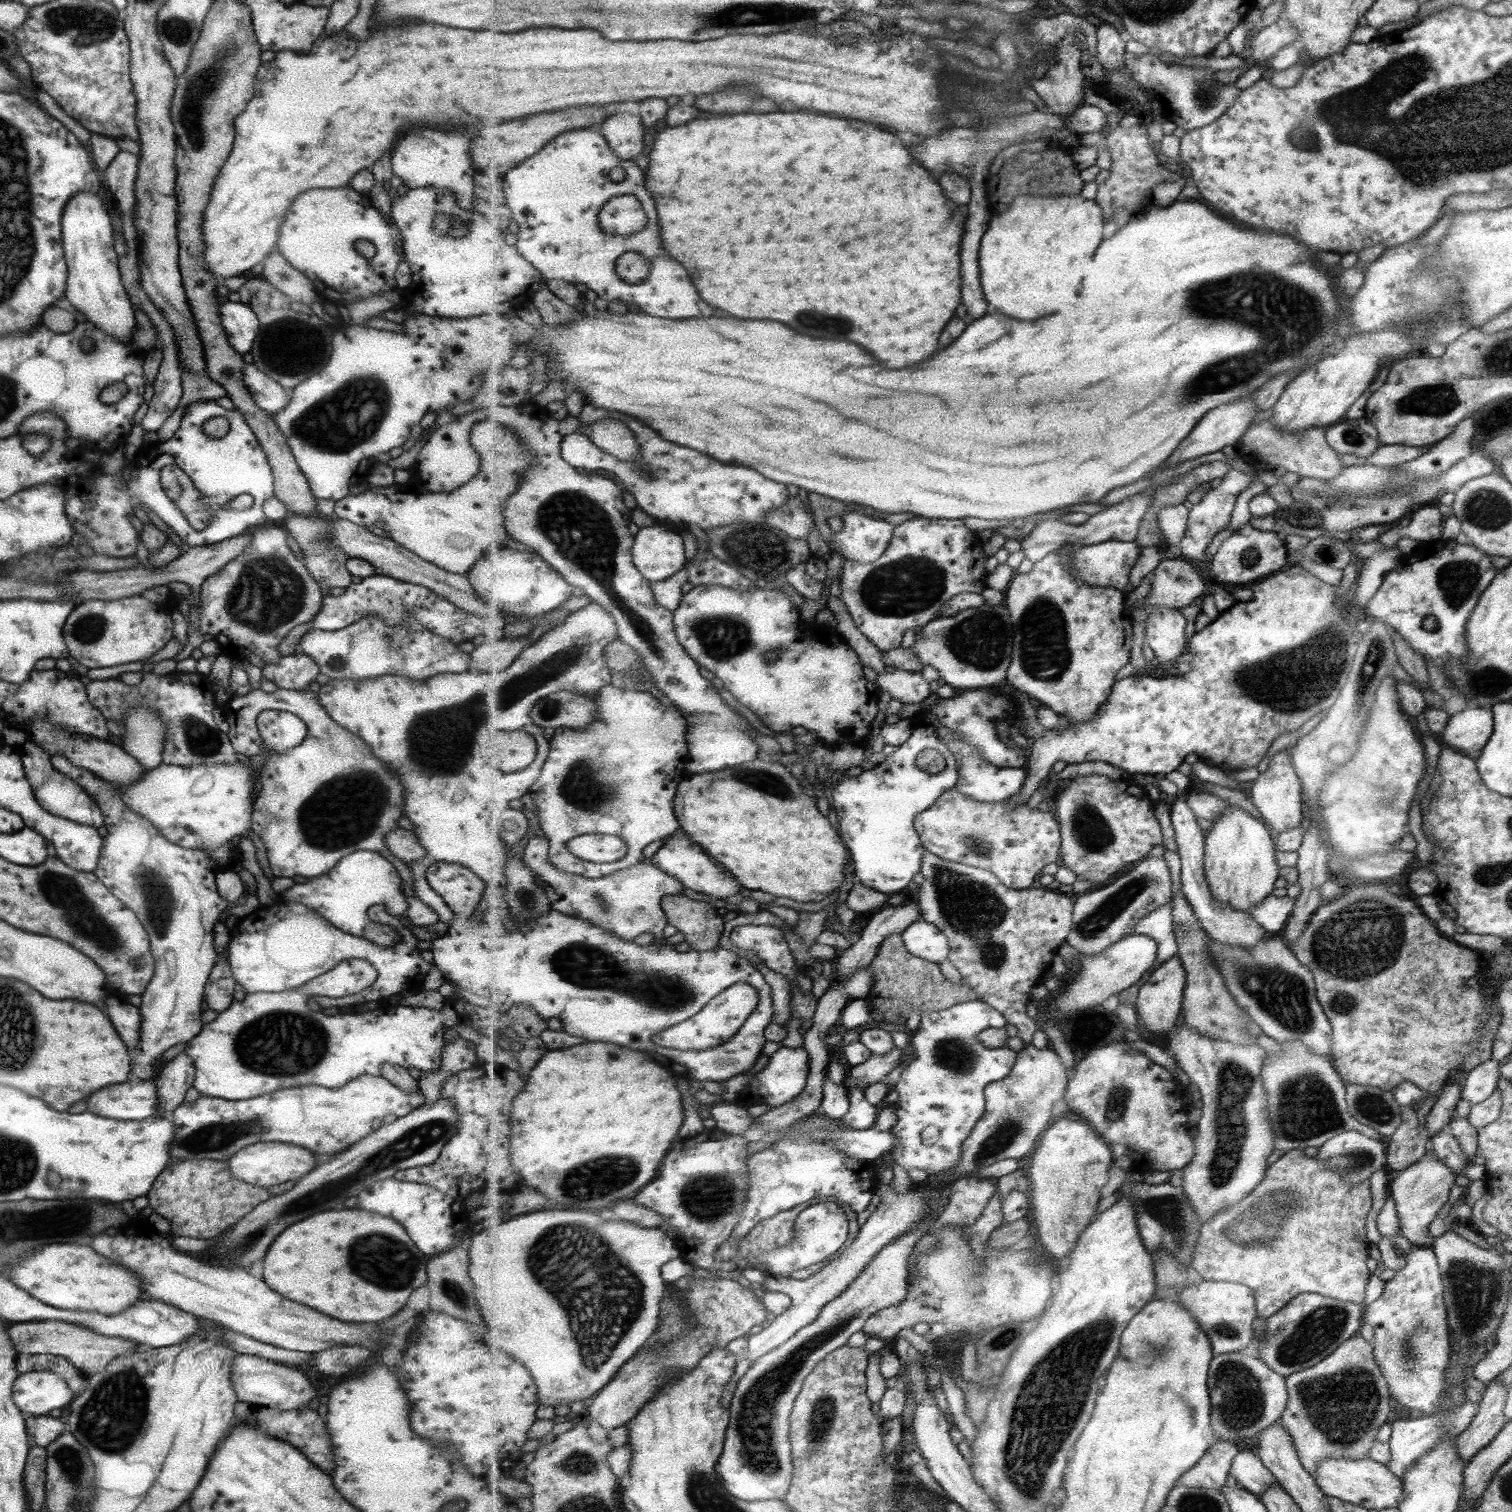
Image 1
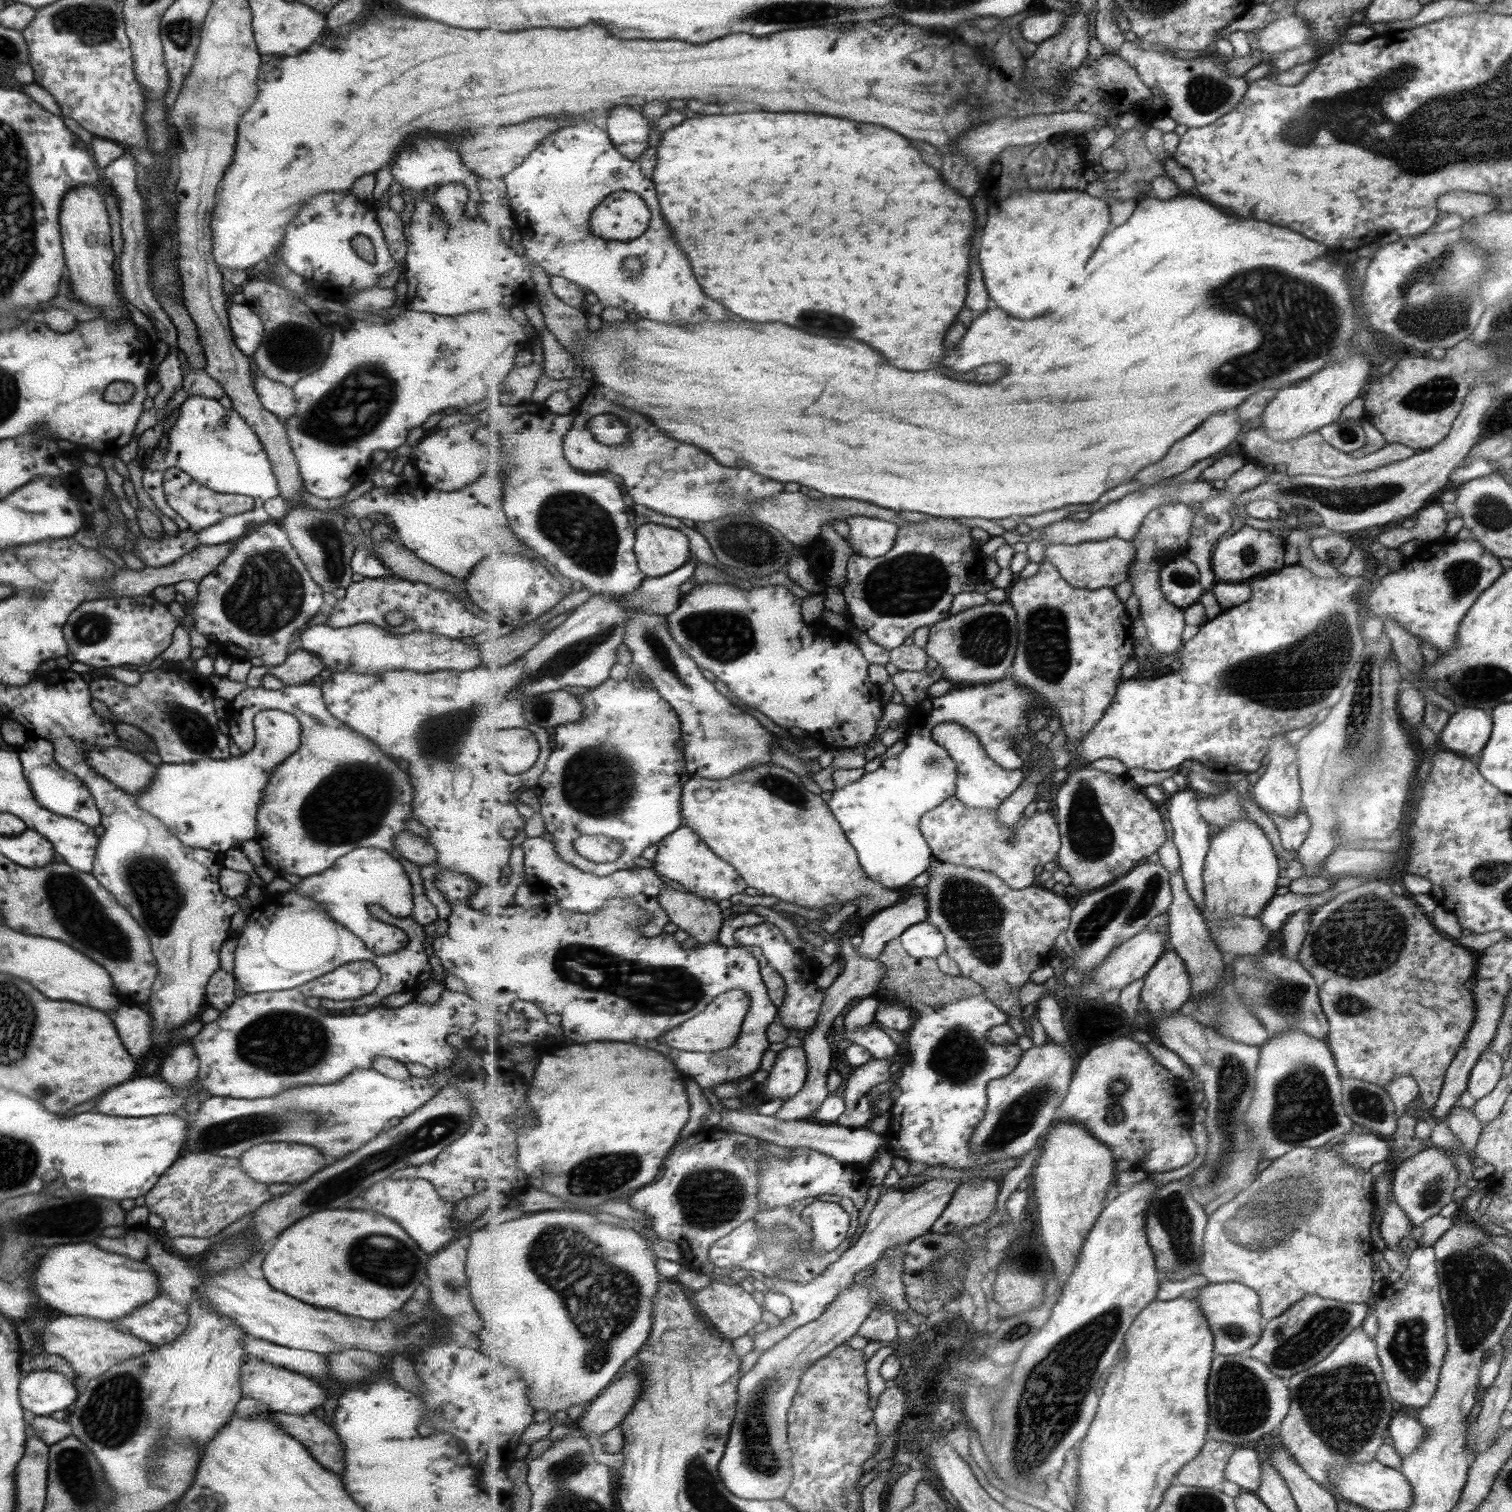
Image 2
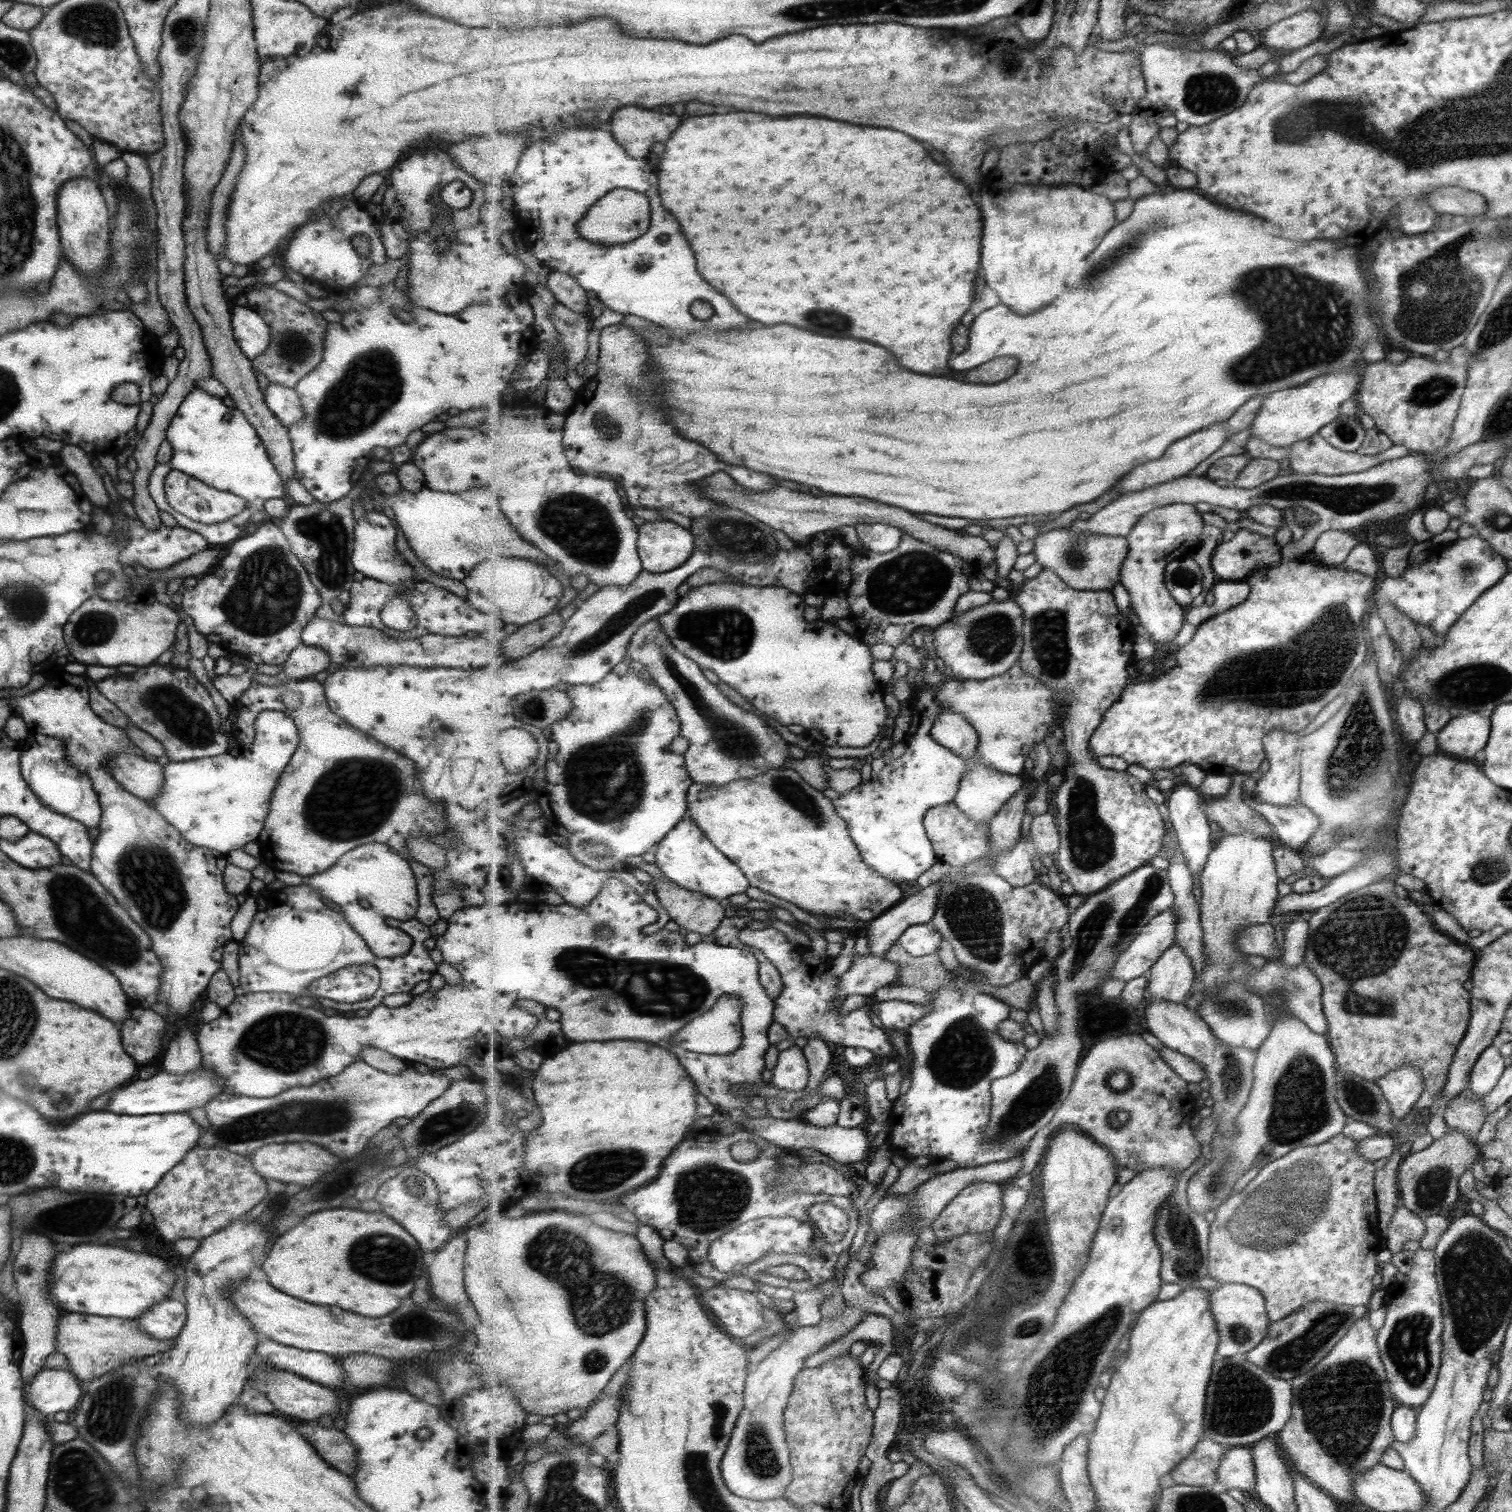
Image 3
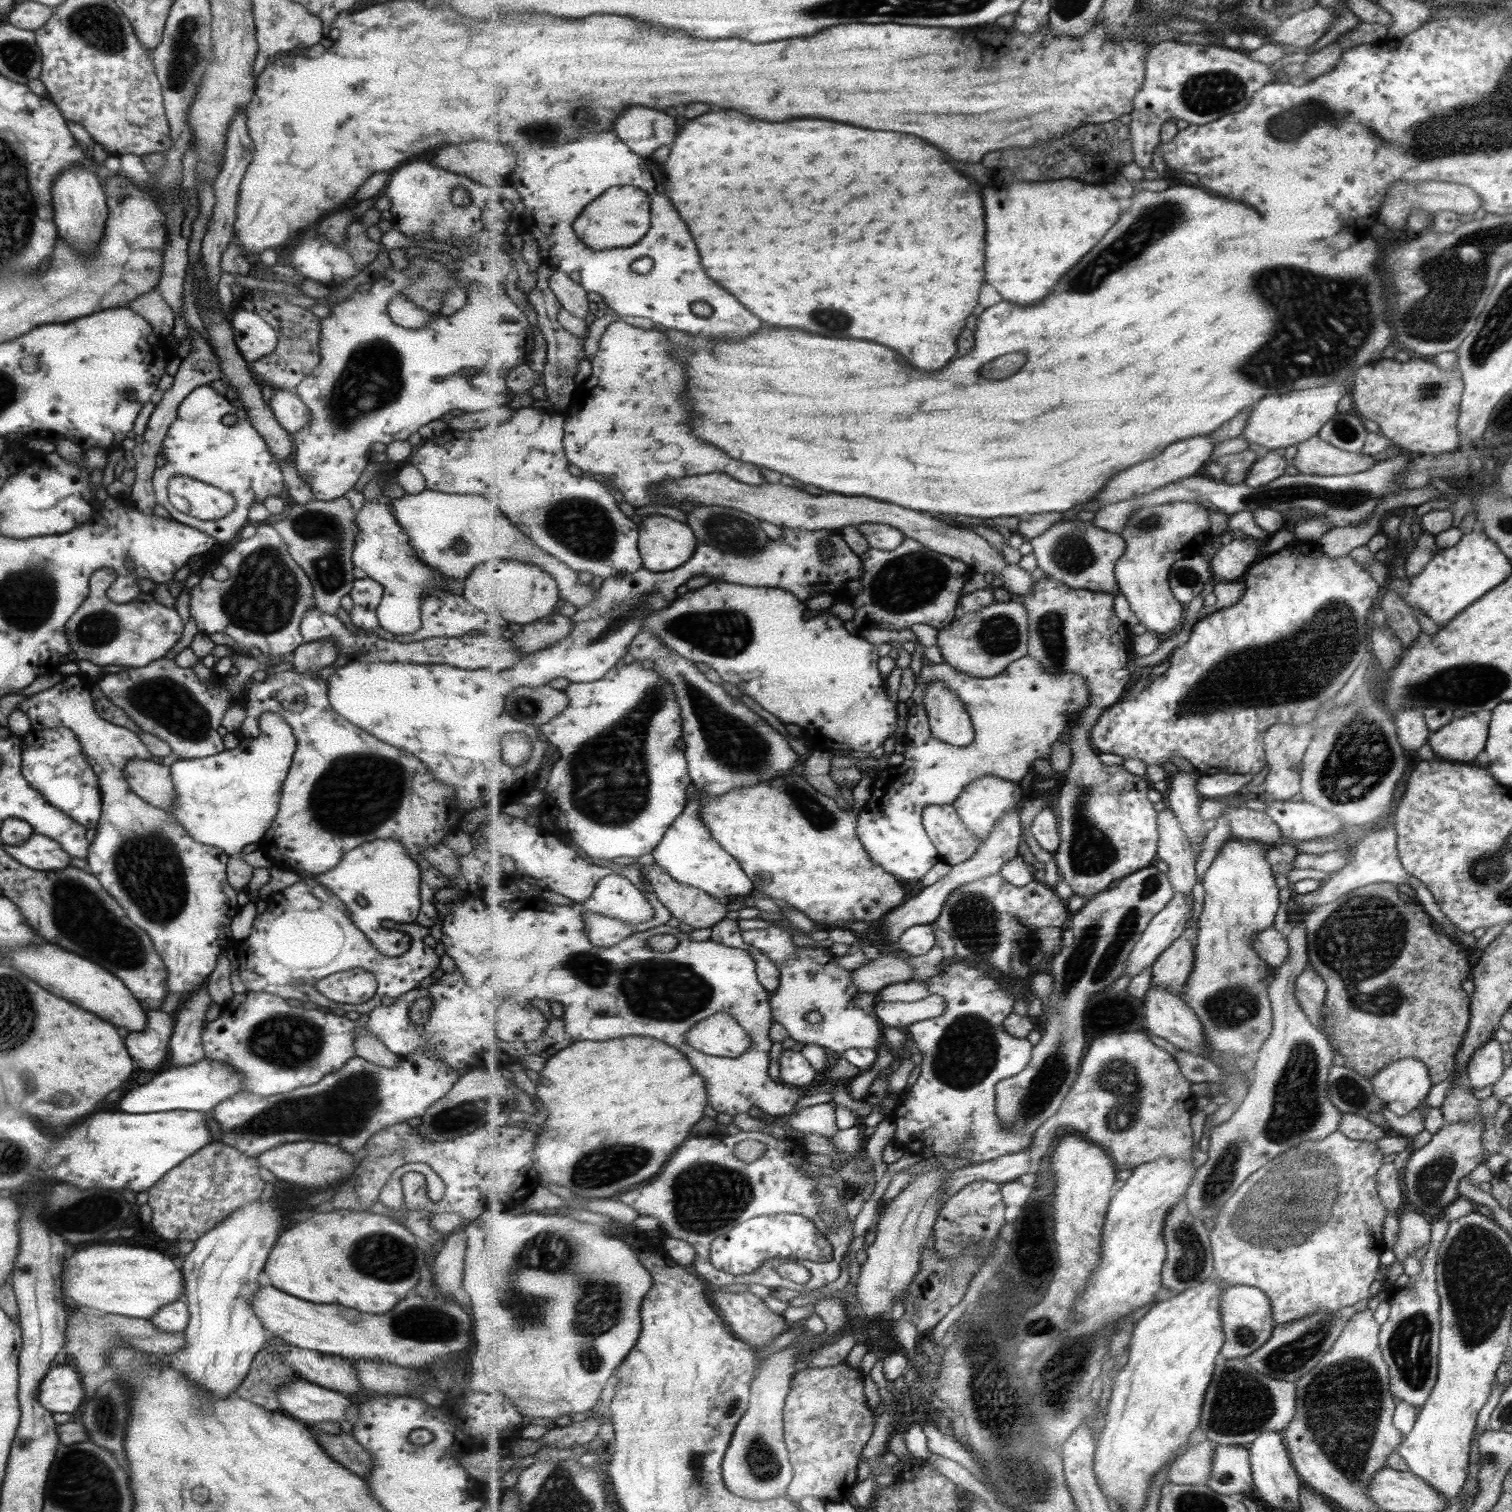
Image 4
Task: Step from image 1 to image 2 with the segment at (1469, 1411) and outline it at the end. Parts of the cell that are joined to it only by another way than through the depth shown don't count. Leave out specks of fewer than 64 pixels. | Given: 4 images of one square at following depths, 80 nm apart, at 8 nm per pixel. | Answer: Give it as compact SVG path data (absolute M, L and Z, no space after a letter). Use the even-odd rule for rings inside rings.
M1398 1411L1388 1422L1388 1434L1395 1452L1402 1459L1423 1440L1424 1426L1417 1419Z

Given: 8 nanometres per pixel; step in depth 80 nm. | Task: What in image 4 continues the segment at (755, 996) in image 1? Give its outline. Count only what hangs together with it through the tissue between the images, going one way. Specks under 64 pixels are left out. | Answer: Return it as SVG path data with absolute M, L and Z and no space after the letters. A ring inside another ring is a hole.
M726 1010L704 1018L687 1035L687 1042L713 1057L737 1058L750 1049L753 1039Z

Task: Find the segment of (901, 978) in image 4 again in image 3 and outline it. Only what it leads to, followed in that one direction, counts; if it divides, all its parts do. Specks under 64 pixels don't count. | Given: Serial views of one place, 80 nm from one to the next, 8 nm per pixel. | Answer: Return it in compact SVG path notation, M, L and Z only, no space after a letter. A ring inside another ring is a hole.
M857 955L850 968L840 976L836 1004L851 994L871 996L881 987L890 985L898 979L900 968L896 962L875 955Z

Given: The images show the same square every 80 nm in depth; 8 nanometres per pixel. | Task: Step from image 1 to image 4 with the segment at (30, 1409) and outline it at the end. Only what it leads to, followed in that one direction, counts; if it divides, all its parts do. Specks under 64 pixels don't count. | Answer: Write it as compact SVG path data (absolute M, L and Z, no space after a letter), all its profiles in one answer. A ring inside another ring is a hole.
M70 1364L51 1366L38 1388L38 1401L51 1414L71 1414L85 1401L81 1376Z

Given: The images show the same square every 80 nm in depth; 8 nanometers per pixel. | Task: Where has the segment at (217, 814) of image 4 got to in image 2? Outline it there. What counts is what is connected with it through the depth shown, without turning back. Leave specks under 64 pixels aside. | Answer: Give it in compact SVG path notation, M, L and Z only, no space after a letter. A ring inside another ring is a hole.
M262 710L255 713L252 720L254 728L254 745L249 752L242 752L241 756L230 756L225 759L205 758L197 762L190 763L161 763L156 767L153 782L139 795L135 796L136 803L140 809L146 810L152 817L158 818L185 846L191 848L202 848L203 850L211 851L212 853L224 853L226 850L239 848L242 842L253 839L255 836L257 809L262 800L264 788L270 779L270 776L275 772L275 769L287 759L287 757L297 751L300 745L300 724L294 716L287 714L282 710Z

